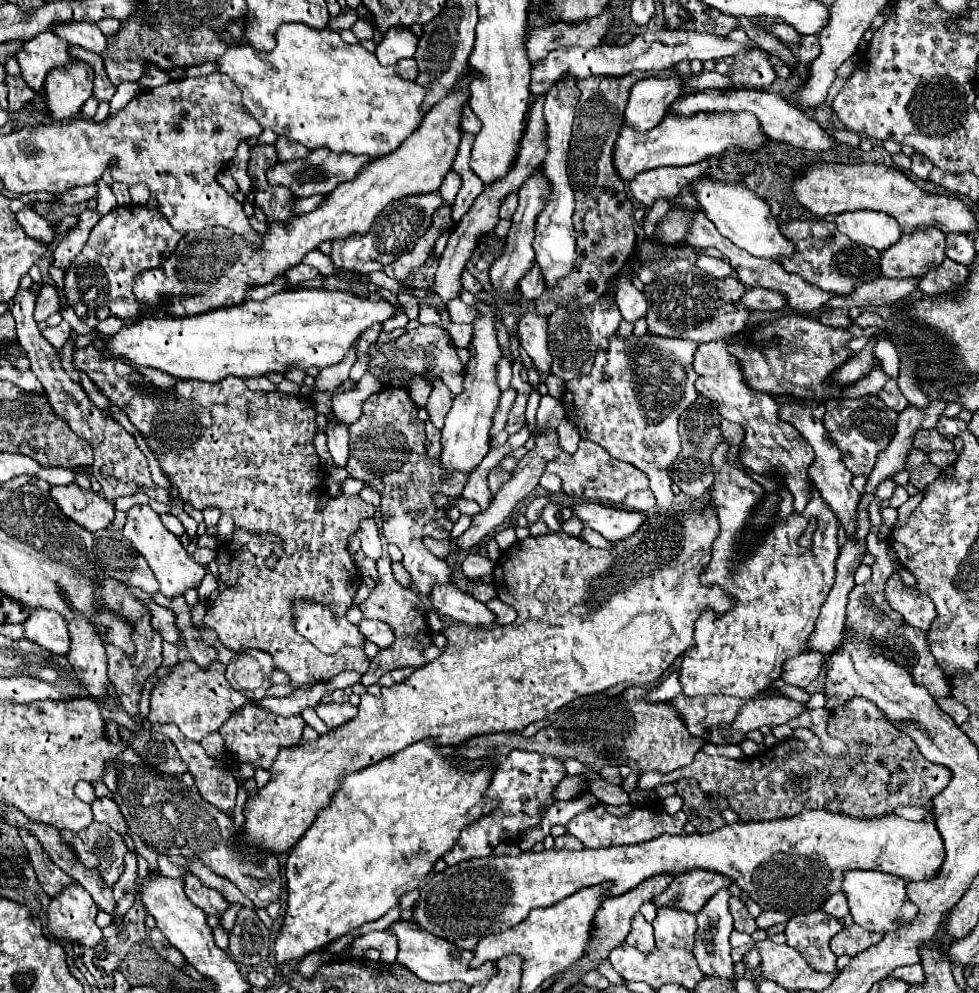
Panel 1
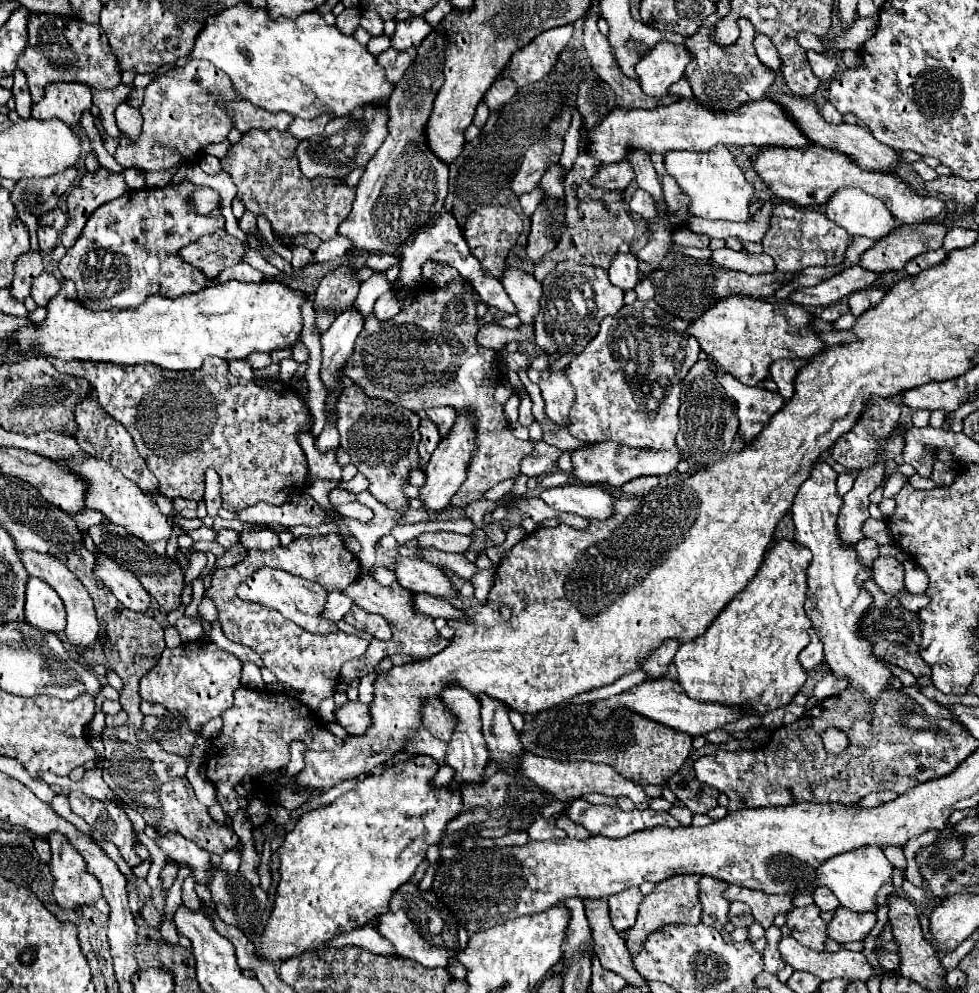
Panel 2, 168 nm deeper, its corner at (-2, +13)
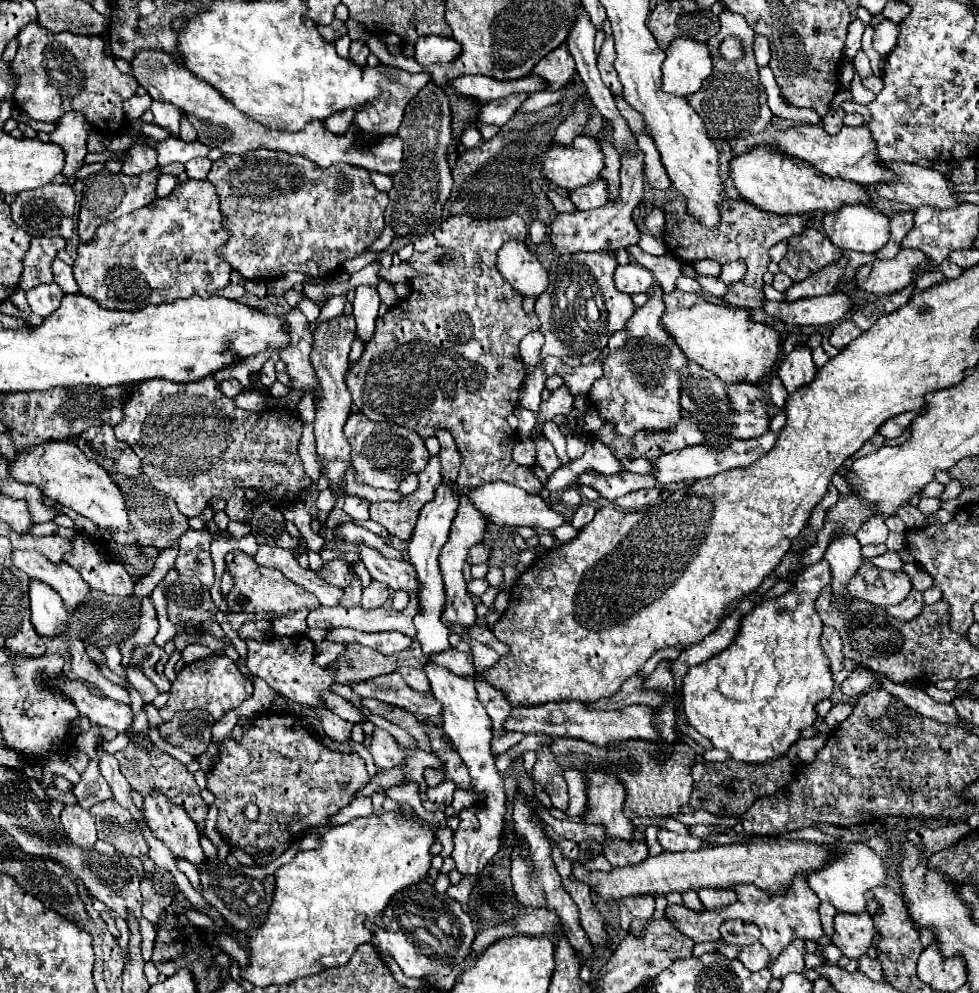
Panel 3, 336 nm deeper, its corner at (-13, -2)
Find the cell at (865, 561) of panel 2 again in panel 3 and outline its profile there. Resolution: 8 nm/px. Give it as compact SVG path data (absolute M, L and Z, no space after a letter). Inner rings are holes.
M886 552L886 554L878 556L878 558L872 558L870 562L872 562L874 566L886 568L886 570L900 570L900 568L902 568L902 560L900 560L898 552Z

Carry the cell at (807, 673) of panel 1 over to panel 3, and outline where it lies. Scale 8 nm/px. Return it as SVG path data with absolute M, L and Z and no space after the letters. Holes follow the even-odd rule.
M824 626L824 632L820 636L820 646L824 648L824 654L830 660L830 668L832 672L838 672L842 668L842 640L838 636L838 632L832 626Z

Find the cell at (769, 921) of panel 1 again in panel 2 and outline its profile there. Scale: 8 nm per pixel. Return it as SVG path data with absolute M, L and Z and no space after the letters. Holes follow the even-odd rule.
M865 847L865 849L857 849L857 851L849 851L849 853L841 853L837 857L831 857L829 861L825 861L819 869L817 869L817 879L809 883L805 893L798 893L793 899L794 907L805 907L812 903L813 891L815 887L829 887L835 897L839 899L839 903L847 909L853 909L857 913L865 913L871 911L875 913L879 909L877 903L877 891L893 881L893 865L889 863L889 859L883 855L881 849L877 847Z

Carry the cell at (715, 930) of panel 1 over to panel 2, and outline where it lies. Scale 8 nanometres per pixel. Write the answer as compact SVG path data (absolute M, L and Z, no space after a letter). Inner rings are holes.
M703 877L701 879L701 905L703 905L703 913L713 917L715 923L719 923L721 927L729 923L729 901L725 901L723 893L729 885L725 885L725 881L717 881L715 877Z

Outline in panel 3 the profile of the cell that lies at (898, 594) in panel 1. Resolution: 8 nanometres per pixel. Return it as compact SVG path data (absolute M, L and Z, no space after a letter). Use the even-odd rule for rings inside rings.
M864 562L860 572L856 572L854 580L848 582L848 594L852 598L888 608L892 604L900 604L908 592L912 590L910 578L902 572L880 570L872 562Z

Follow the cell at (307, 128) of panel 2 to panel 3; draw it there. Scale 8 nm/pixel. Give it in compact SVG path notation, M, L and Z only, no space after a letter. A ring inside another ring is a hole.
M348 108L348 112L338 112L336 116L330 116L328 120L324 120L324 126L326 126L330 132L334 132L334 134L342 134L342 132L346 132L346 128L352 124L354 114L356 114L356 112L352 112L352 108Z

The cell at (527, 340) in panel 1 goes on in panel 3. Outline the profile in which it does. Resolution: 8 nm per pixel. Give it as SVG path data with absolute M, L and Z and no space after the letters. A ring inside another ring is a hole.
M506 242L496 258L496 268L522 296L540 296L548 288L548 272L524 242Z

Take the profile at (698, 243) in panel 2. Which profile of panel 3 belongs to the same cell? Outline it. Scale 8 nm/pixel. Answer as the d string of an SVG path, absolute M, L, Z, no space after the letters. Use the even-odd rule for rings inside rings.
M734 261L725 264L721 267L720 278L727 284L740 281L744 278L746 272L746 265L739 261Z

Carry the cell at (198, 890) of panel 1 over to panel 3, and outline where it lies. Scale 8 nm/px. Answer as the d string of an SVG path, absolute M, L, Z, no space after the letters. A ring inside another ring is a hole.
M152 792L144 798L142 816L152 834L162 840L174 856L186 858L194 866L204 862L206 856L200 846L200 832L184 808L172 804L162 792Z

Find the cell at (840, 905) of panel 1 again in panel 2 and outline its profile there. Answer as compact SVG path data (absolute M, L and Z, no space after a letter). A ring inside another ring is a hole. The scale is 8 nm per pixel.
M817 887L813 893L813 901L819 905L821 911L835 911L839 907L839 901L833 897L833 893L829 893L829 889L825 887Z

